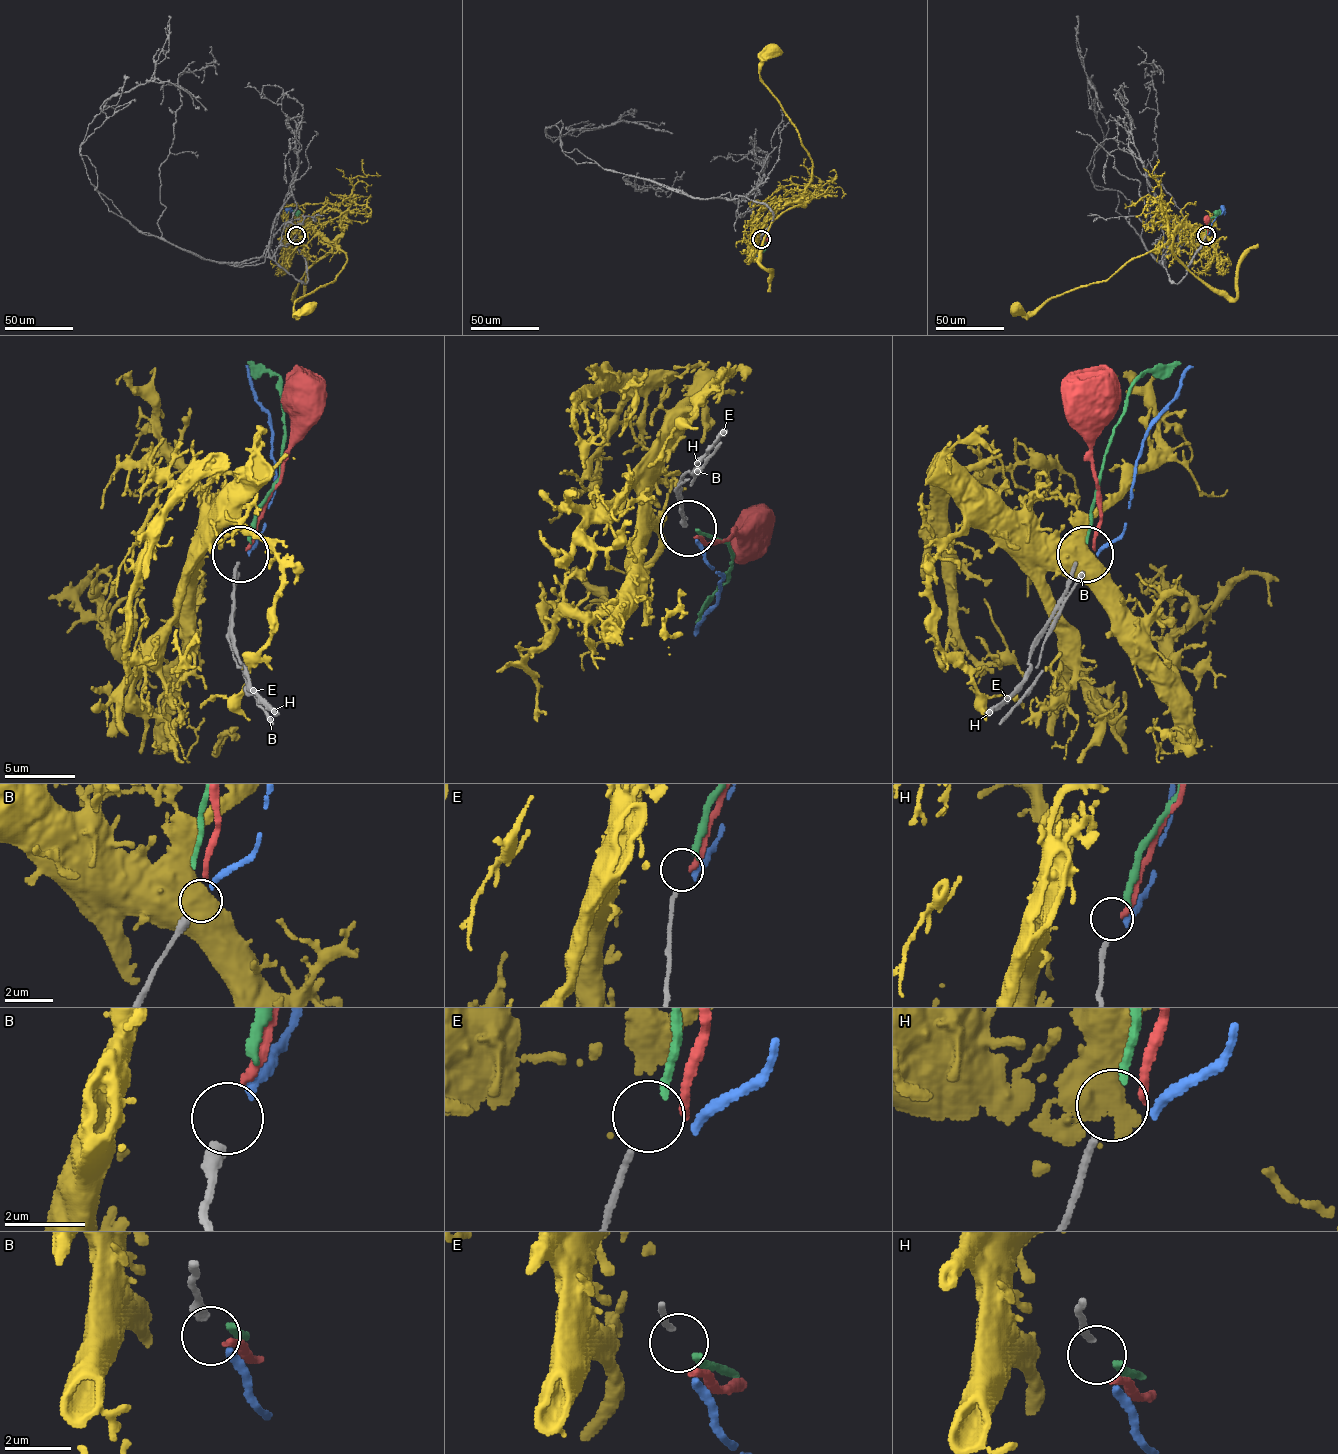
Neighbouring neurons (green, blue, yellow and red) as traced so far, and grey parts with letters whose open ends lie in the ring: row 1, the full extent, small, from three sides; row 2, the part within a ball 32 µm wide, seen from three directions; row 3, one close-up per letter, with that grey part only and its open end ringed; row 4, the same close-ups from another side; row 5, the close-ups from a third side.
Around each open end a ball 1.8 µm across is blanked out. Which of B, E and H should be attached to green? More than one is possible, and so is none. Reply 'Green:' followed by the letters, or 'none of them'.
Green: H

